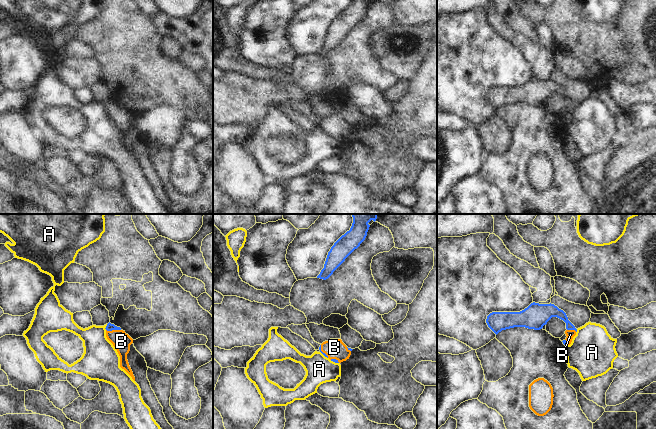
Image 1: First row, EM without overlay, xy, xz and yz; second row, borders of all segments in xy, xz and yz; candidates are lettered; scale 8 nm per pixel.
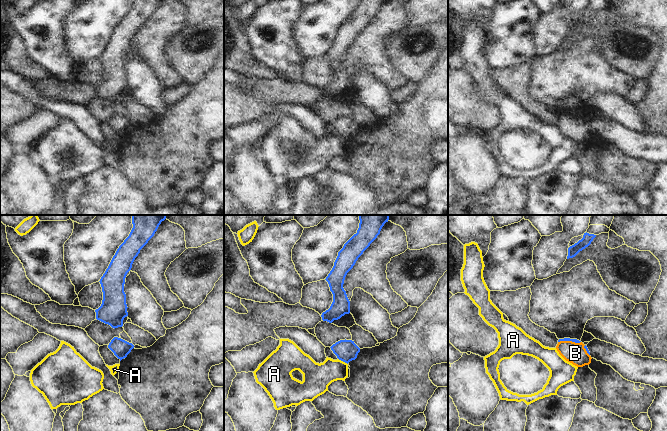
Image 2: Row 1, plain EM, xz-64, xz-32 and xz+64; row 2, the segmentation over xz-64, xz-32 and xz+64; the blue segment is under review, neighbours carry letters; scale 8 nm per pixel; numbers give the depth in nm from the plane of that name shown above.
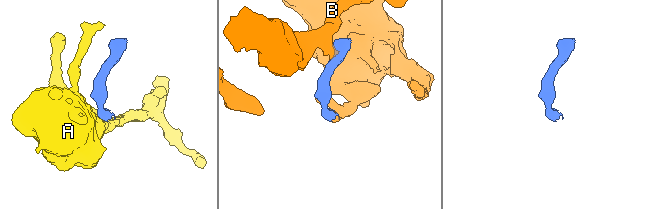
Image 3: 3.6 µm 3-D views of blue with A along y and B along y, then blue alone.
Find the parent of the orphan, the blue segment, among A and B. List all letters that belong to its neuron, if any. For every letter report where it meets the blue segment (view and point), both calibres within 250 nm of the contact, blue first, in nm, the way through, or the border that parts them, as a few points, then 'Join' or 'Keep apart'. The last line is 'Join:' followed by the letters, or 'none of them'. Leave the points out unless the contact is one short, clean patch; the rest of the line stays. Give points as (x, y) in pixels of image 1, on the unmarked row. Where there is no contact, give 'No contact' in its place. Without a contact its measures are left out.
A: Touches blue at xy (106, 103). Thickness 60 nm (blue) against 280 nm. Boundary: xy (107, 100), (105, 105). Keep apart
B: Touches blue at xy (113, 105). Thickness 60 nm (blue) against 150 nm. Path across: xy (109, 103), (113, 105), (121, 117). Join
Join: B.

